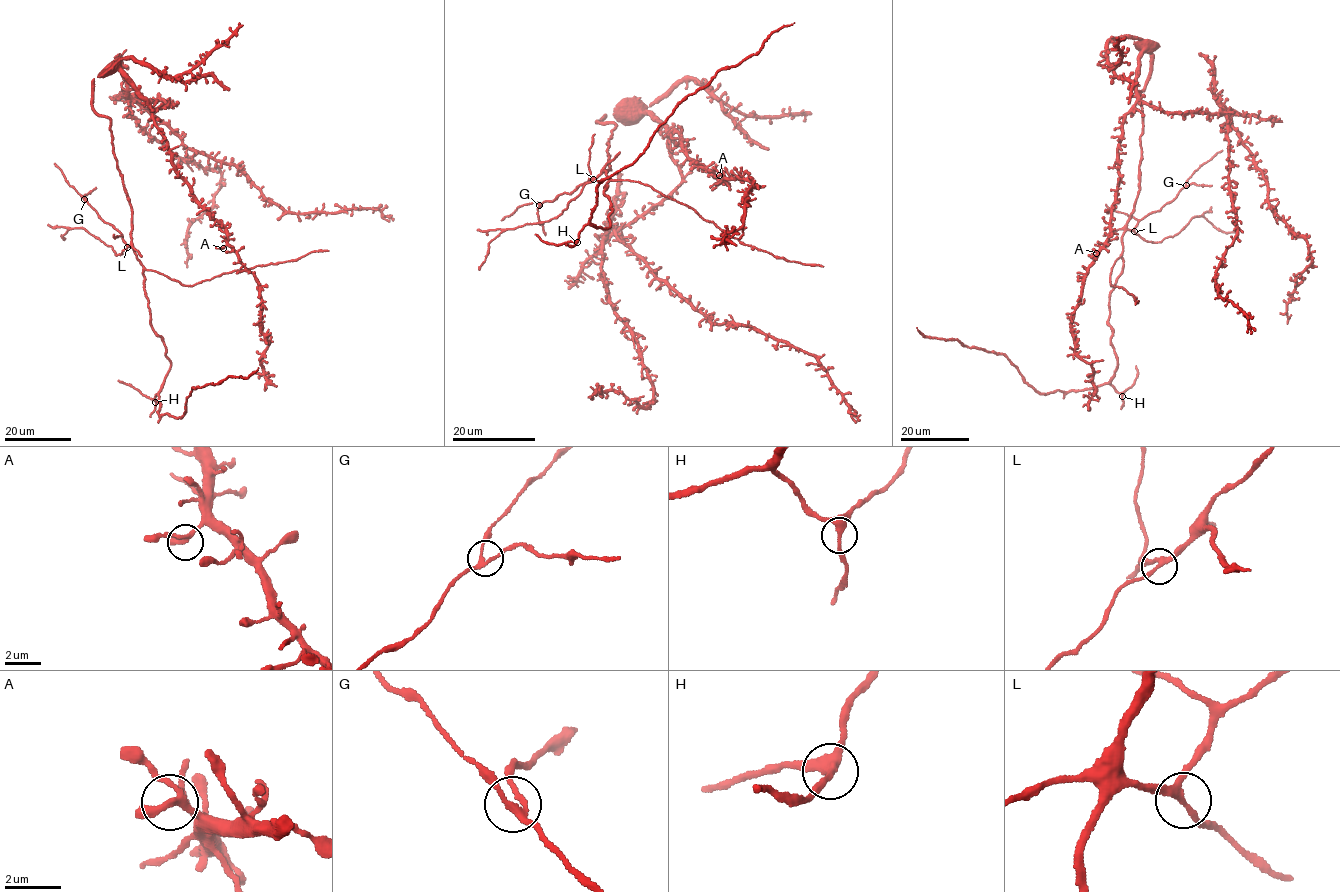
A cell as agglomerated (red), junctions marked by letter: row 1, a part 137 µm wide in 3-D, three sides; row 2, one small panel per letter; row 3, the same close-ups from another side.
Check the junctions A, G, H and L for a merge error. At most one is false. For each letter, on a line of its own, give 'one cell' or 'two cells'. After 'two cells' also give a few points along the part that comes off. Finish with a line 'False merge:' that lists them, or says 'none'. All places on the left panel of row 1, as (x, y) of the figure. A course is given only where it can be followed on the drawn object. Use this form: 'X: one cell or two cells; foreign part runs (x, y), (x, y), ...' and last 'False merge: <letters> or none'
A: one cell
G: one cell
H: one cell
L: one cell
False merge: none

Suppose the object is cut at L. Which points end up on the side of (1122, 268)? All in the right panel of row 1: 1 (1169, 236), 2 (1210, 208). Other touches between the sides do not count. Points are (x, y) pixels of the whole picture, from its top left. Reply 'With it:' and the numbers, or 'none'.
With it: none

